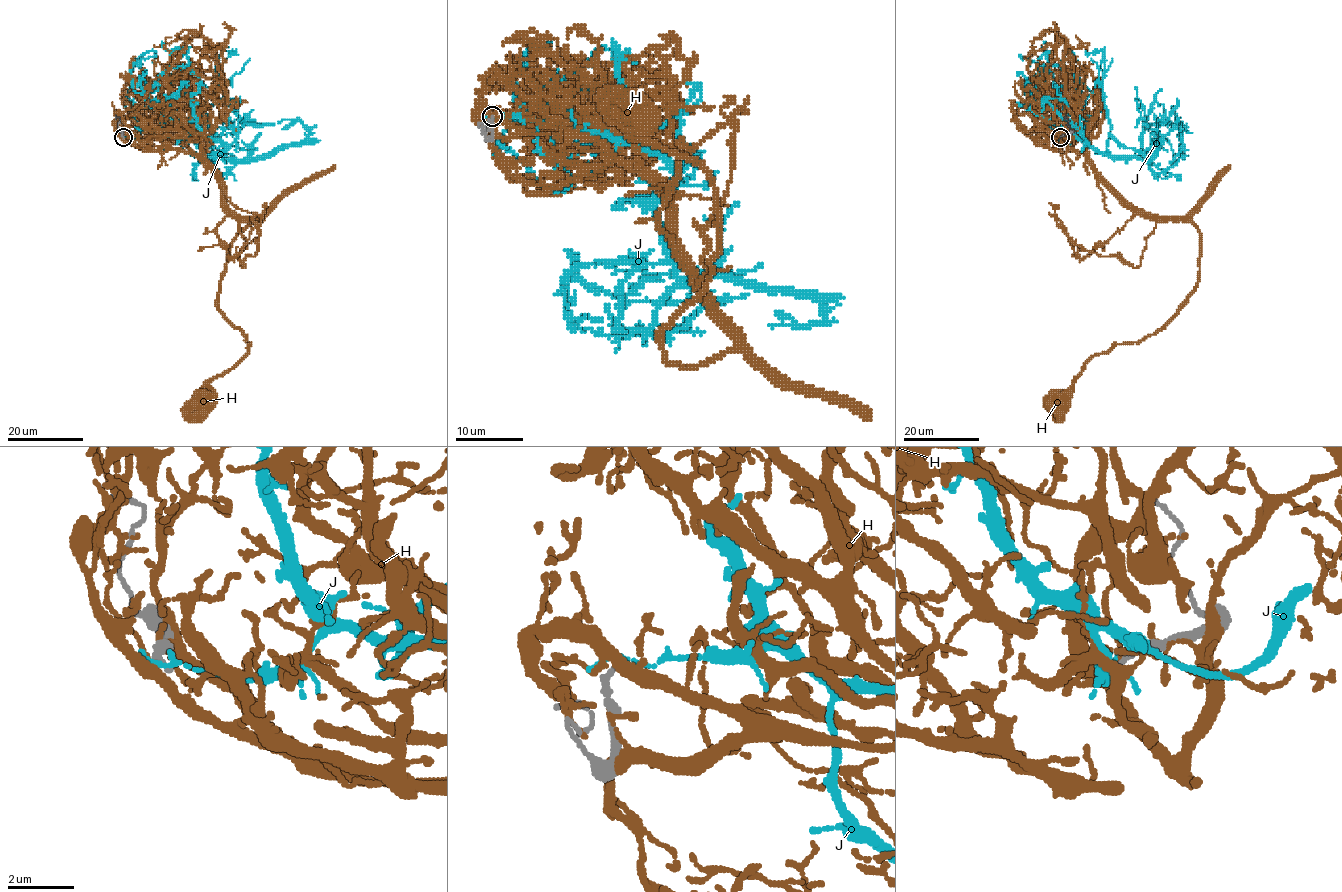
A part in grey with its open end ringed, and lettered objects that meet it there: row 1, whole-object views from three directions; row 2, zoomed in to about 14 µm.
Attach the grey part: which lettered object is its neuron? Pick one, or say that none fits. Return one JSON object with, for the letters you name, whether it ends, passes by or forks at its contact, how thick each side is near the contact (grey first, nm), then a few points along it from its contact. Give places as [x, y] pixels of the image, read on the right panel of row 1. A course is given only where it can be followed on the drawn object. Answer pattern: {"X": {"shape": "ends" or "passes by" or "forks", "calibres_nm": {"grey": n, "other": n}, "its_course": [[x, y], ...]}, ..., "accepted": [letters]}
{"accepted": []}

